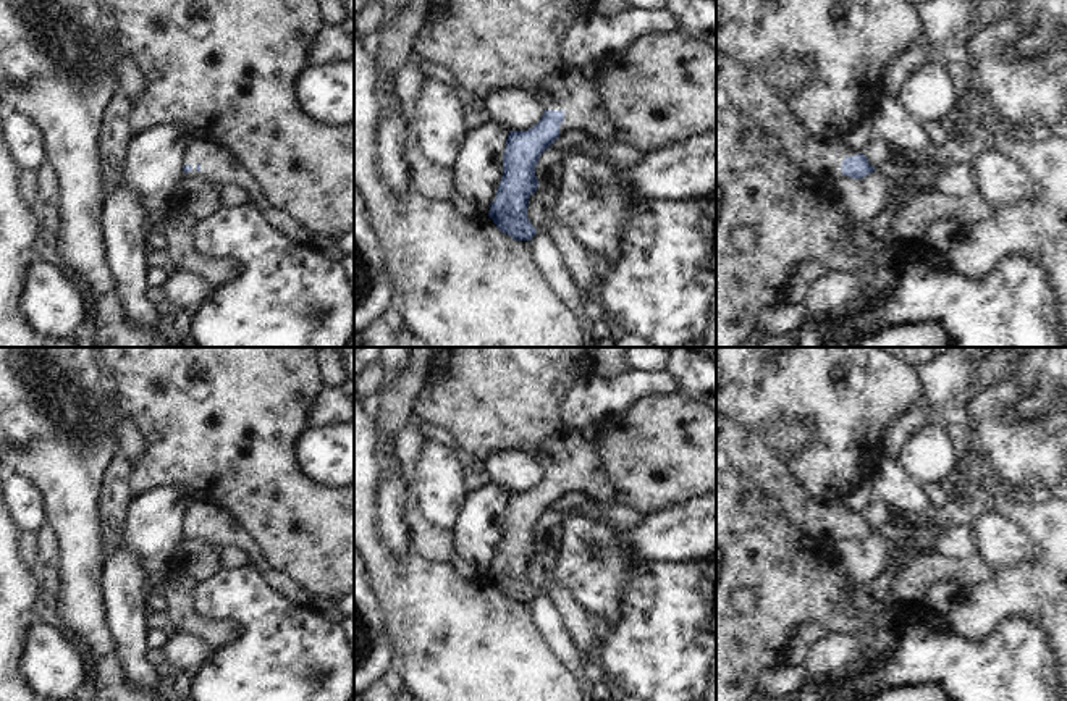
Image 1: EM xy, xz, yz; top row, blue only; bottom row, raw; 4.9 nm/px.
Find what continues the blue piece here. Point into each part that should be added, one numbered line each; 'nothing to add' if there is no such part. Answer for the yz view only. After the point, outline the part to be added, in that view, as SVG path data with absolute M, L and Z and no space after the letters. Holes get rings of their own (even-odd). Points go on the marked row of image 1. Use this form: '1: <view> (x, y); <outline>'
1: yz (767, 110); M716 52L716 87L724 89L734 105L745 110L750 121L784 149L791 162L807 168L813 176L836 183L850 179L841 171L842 160L862 153L860 150L812 134L763 78L753 76L719 52Z

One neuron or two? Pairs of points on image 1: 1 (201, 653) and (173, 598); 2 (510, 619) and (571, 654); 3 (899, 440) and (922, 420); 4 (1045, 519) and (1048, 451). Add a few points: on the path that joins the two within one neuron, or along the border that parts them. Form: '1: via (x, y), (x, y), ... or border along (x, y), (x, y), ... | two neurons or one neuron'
1: border along (177, 633), (194, 633), (212, 650) | two neurons
2: border along (531, 604), (532, 624), (550, 650), (569, 669) | two neurons
3: via (904, 435), (917, 422) | one neuron
4: border along (1037, 495), (1050, 496) | two neurons

